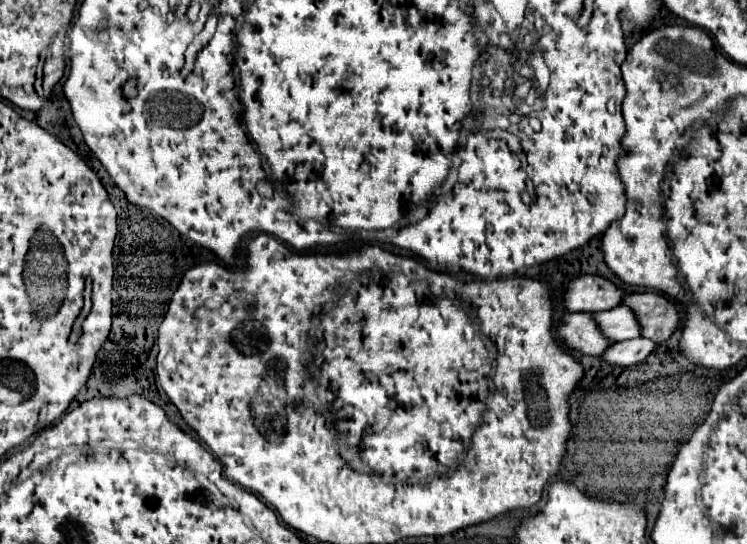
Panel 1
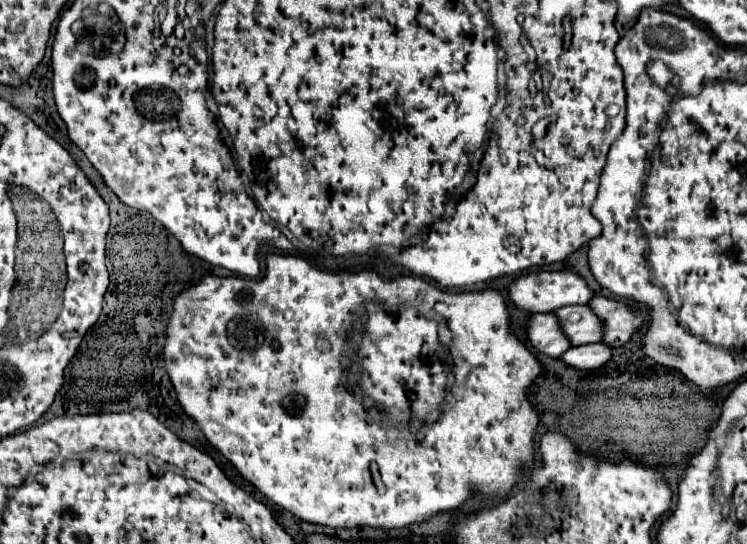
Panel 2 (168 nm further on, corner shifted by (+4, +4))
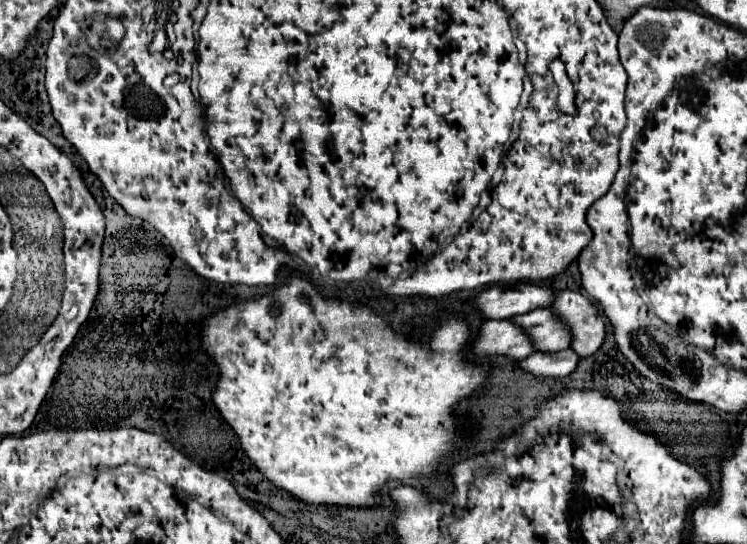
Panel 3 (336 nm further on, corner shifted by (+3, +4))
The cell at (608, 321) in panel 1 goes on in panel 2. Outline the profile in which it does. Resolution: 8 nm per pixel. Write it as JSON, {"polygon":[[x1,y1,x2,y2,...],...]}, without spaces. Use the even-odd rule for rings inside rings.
{"polygon":[[564,306,556,310,556,316,560,318,560,326,572,346,592,344,604,338,604,322,588,306]]}

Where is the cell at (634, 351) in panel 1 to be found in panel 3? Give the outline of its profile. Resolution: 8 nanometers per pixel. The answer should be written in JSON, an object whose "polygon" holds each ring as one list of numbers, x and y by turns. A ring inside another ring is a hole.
{"polygon":[[561,350,561,352,533,352,529,358,523,358,517,362,517,366,523,372,535,374,535,376,569,376,577,368,579,356,573,350]]}

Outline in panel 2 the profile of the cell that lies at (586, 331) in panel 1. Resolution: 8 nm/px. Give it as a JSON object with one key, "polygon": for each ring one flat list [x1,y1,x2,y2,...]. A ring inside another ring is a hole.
{"polygon":[[532,314,528,324,528,340,538,350,552,358,558,358,570,348,568,338,564,338,564,332,560,330,556,314]]}

